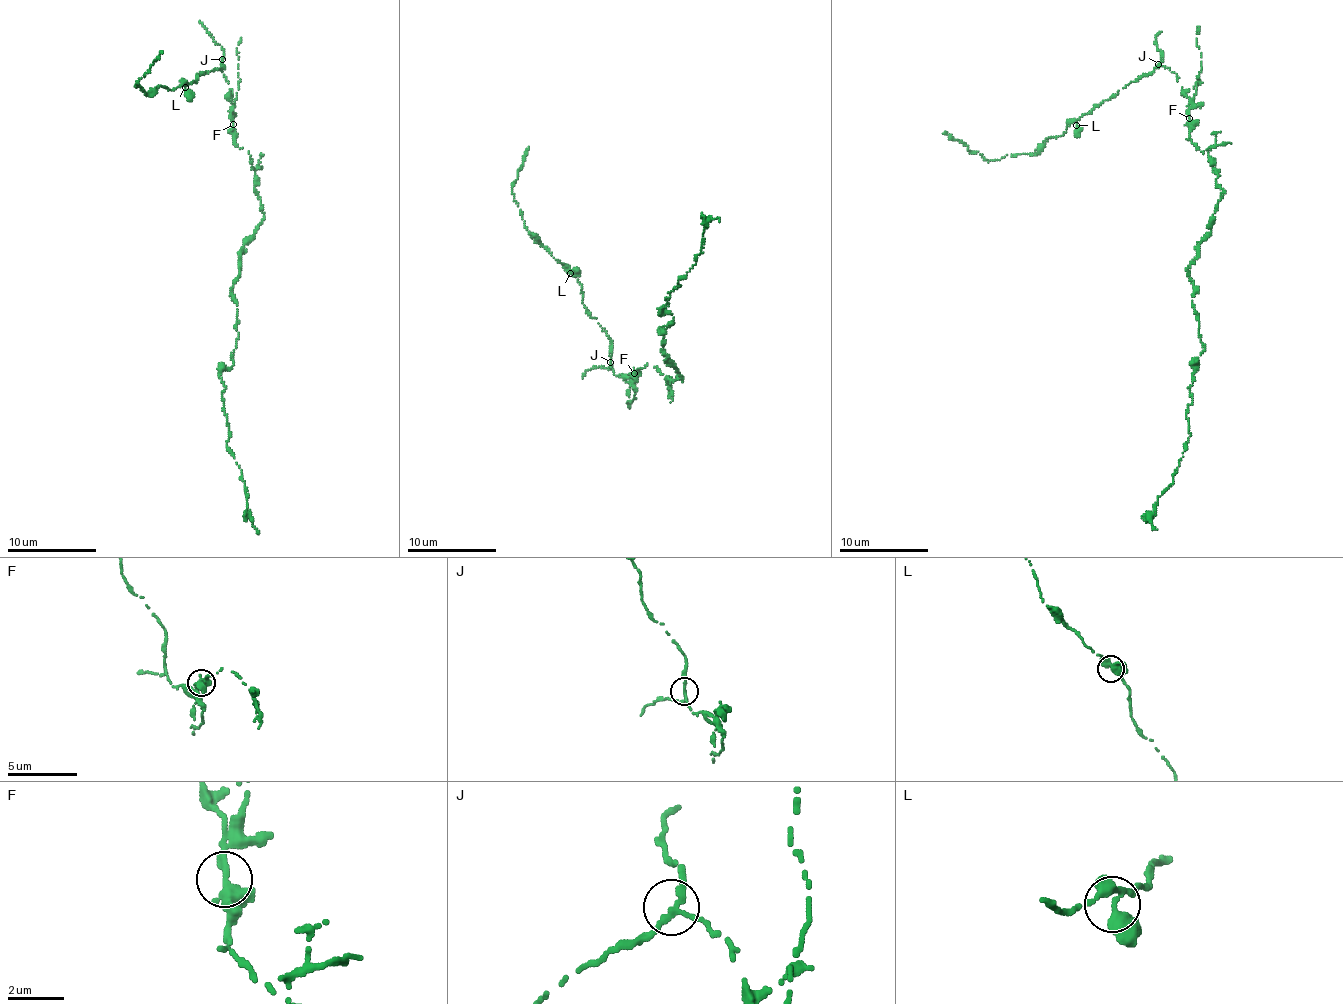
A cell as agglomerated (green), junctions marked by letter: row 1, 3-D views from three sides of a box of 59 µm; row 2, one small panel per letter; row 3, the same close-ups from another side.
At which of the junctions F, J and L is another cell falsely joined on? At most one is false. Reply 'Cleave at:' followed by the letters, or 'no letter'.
Cleave at: F

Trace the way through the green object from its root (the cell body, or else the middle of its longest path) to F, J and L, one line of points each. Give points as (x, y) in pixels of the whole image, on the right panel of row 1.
F: (1213, 172), (1213, 159), (1208, 150), (1201, 151), (1191, 139), (1188, 140), (1189, 118)
J: (1213, 172), (1208, 150), (1201, 151), (1188, 140), (1189, 97), (1177, 74), (1158, 64)
L: (1213, 172), (1208, 150), (1201, 151), (1188, 140), (1189, 97), (1177, 74), (1165, 66), (1138, 76), (1076, 125)

